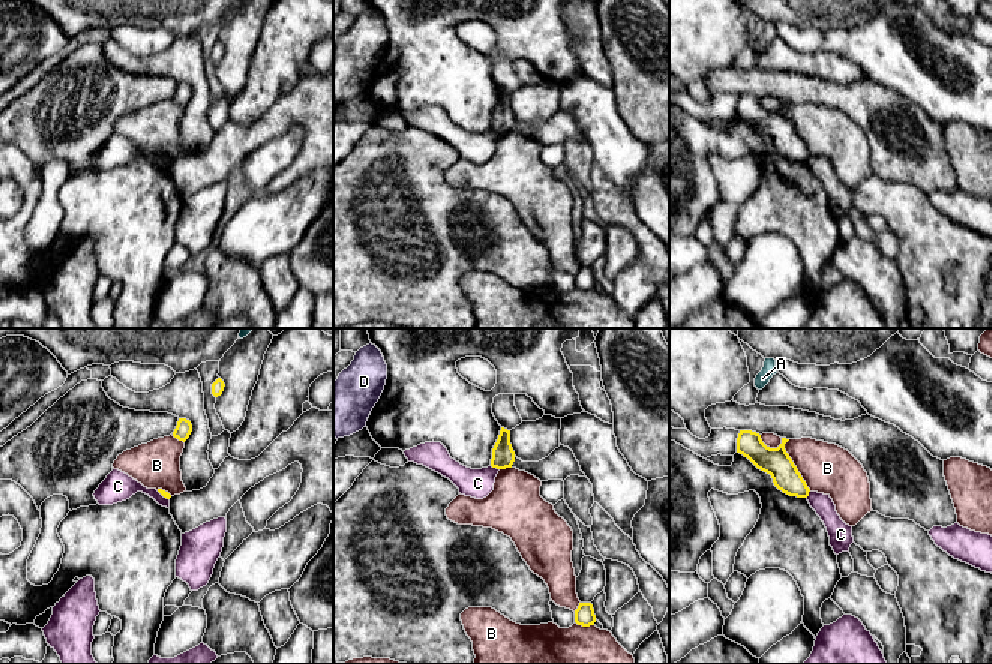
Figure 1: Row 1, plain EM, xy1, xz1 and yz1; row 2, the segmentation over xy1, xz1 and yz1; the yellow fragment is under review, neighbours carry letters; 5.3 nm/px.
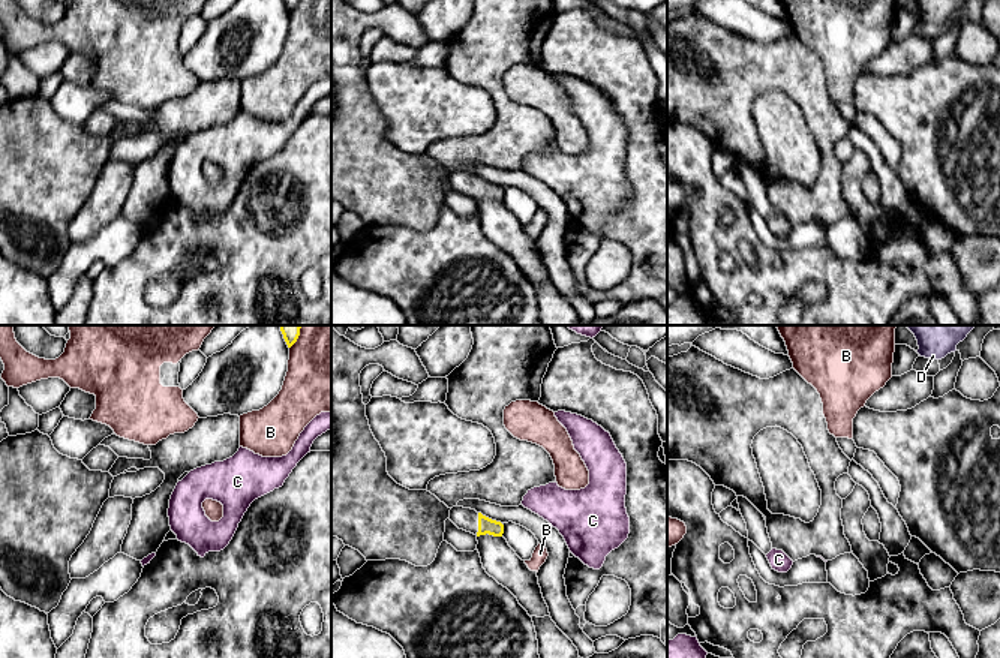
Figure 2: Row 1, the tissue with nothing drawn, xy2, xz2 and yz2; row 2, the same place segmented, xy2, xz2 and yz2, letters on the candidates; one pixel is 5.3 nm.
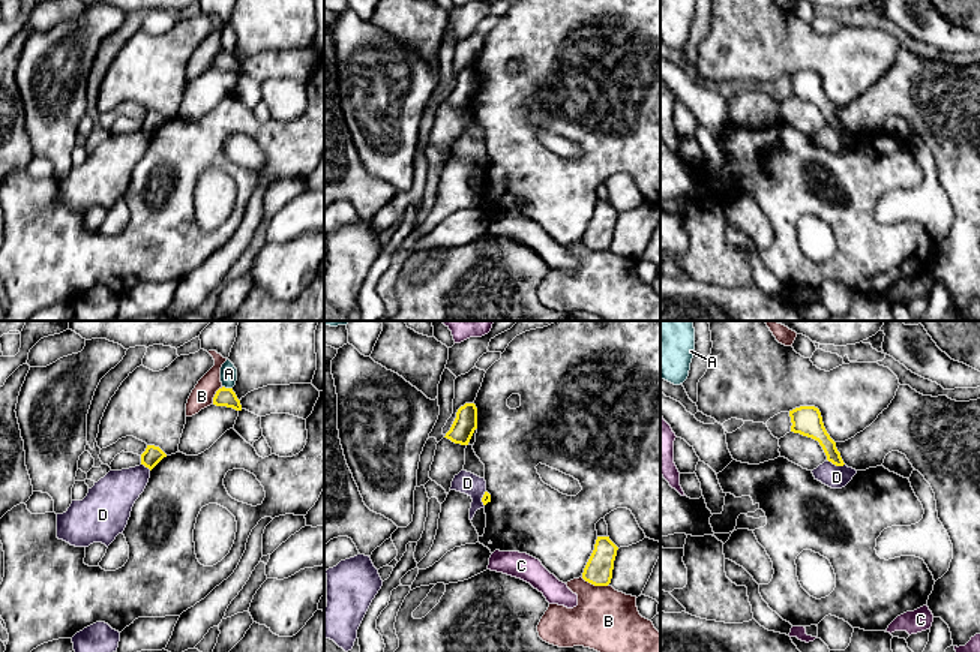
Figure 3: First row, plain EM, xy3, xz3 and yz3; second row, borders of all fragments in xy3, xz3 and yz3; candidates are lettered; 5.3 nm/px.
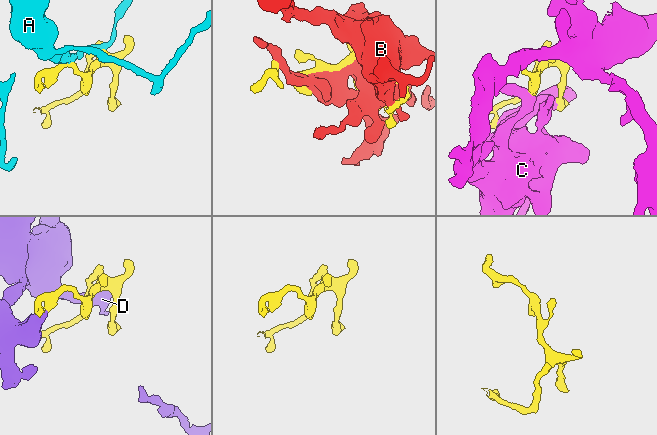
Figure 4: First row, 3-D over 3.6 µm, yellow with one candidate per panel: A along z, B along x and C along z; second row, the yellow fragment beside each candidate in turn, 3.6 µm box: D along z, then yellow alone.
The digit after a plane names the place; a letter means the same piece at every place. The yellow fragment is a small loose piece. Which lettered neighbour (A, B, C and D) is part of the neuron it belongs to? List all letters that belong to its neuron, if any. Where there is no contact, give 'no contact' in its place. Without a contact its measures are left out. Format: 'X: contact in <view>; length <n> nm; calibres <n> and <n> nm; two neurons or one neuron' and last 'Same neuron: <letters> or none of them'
A: contact in xy3; length 60 nm; calibres 100 and 100 nm; two neurons
B: contact in yz1; length 400 nm; calibres 150 and 280 nm; two neurons
C: contact in xz1; length 50 nm; calibres 130 and 160 nm; two neurons
D: contact in yz3; length 100 nm; calibres 120 and 130 nm; two neurons
Same neuron: none of them

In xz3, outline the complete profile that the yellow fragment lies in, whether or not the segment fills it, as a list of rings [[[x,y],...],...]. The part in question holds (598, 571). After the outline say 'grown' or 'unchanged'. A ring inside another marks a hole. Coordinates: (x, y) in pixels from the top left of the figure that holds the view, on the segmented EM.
[[[597,537],[594,550],[584,568],[582,579],[594,586],[608,586],[612,579],[618,547],[609,537]]]; unchanged

